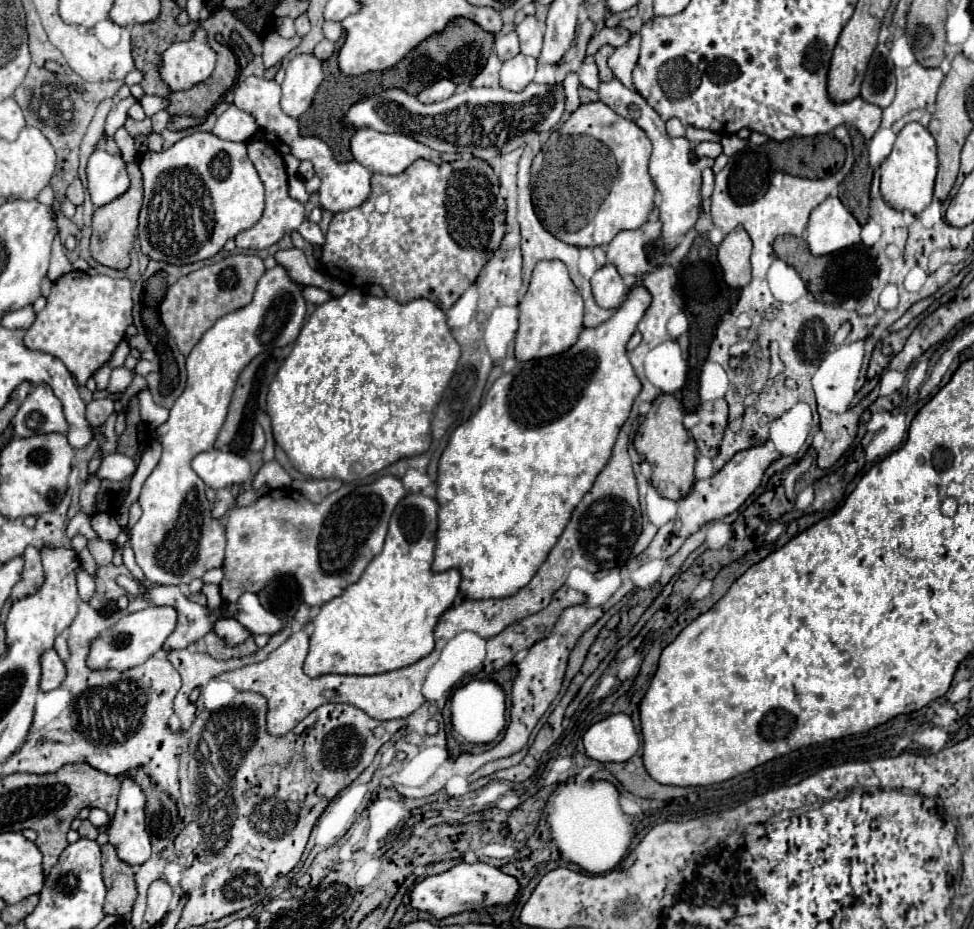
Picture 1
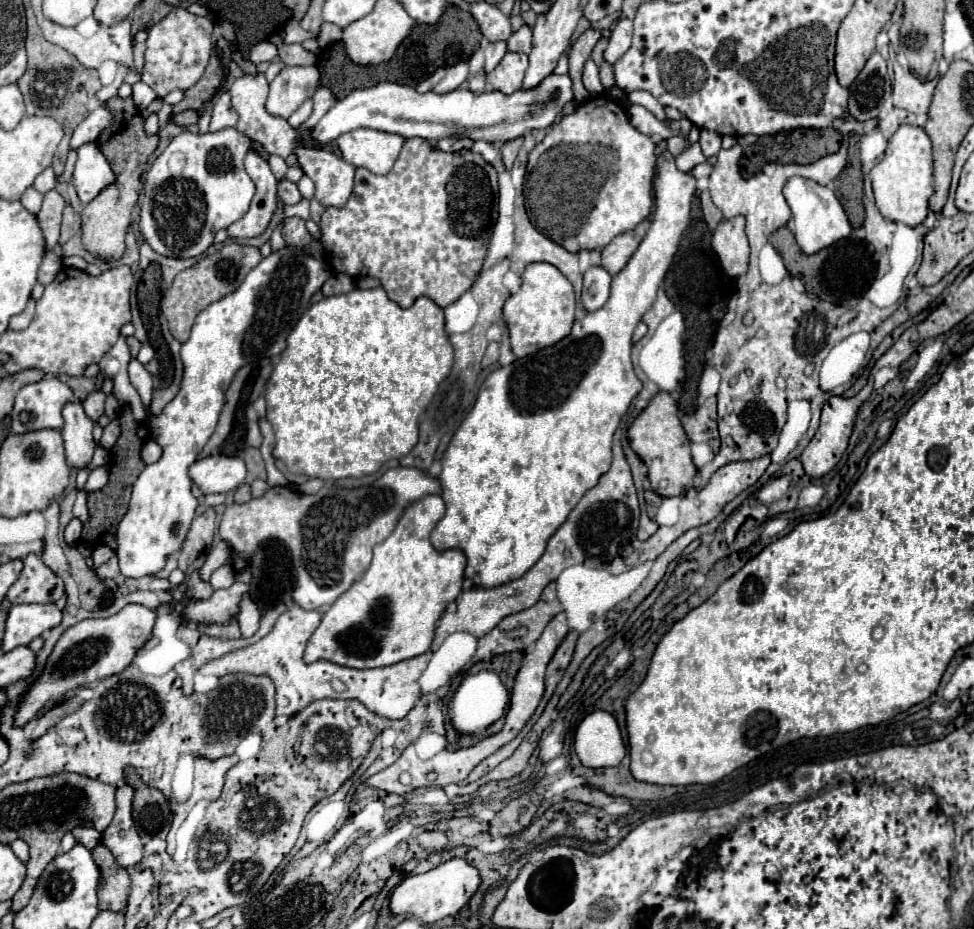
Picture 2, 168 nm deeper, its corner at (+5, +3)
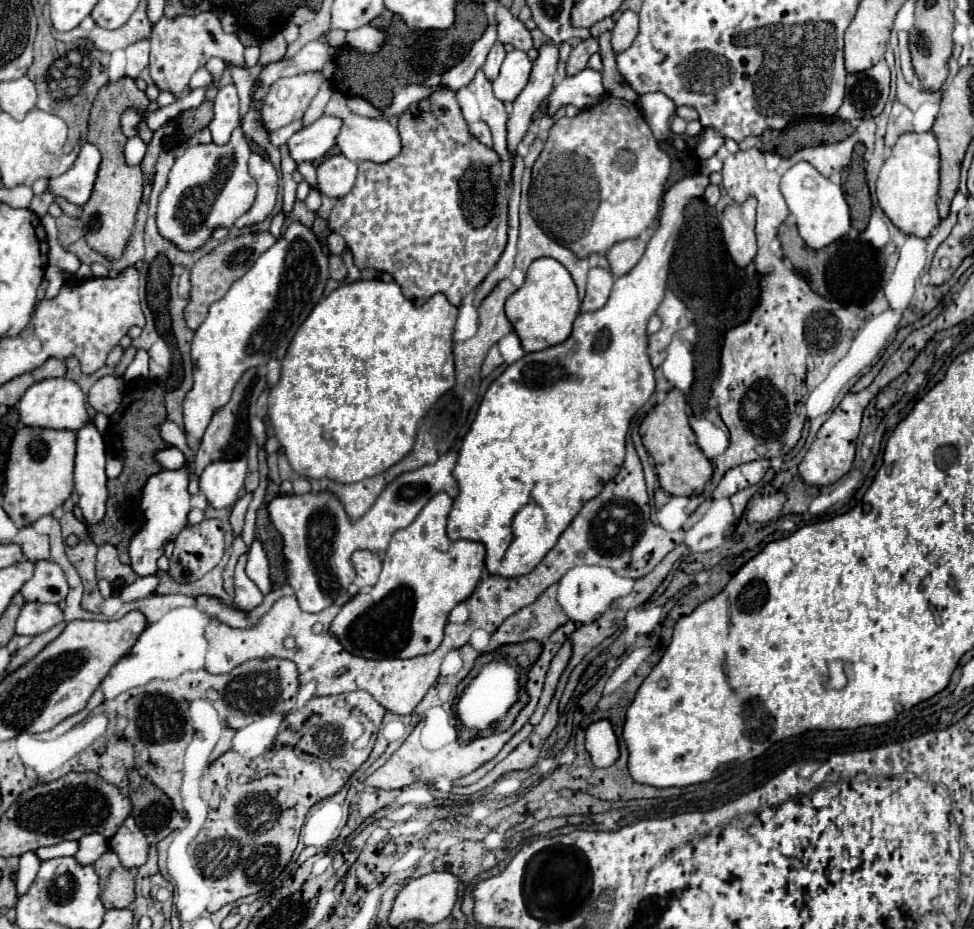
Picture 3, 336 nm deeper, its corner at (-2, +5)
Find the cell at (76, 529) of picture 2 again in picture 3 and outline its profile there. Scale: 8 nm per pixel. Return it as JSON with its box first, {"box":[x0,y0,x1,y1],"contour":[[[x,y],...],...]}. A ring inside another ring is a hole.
{"box":[75,424,107,526],"contour":[[[93,424],[77,430],[77,458],[75,458],[75,492],[79,494],[79,508],[89,526],[97,524],[105,514],[107,476],[105,476],[105,442]]]}

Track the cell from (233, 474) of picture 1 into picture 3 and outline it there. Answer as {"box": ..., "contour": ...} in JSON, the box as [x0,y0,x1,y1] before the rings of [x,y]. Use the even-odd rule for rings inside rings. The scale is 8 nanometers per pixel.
{"box":[199,458,247,508],"contour":[[[239,458],[239,460],[219,460],[219,462],[213,462],[209,464],[201,478],[199,478],[199,488],[201,492],[205,494],[207,502],[213,506],[213,508],[229,508],[237,502],[239,498],[239,492],[243,490],[243,480],[245,480],[245,474],[247,474],[247,458]]]}

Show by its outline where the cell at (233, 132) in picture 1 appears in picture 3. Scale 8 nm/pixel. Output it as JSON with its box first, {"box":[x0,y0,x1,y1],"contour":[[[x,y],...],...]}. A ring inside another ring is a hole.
{"box":[209,84,239,144],"contour":[[[235,84],[221,86],[215,96],[215,118],[209,124],[213,144],[227,144],[231,132],[239,126],[239,96]]]}

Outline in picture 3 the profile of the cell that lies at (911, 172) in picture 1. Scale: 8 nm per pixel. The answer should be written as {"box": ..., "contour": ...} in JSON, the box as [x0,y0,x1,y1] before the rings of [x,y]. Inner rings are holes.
{"box":[877,134,939,238],"contour":[[[903,134],[891,150],[891,156],[885,160],[877,184],[877,200],[881,210],[889,220],[905,234],[917,238],[929,238],[931,230],[939,224],[937,198],[939,198],[939,149],[935,134]]]}

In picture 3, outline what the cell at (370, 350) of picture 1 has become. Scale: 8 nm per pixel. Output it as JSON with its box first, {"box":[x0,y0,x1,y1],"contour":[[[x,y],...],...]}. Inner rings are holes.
{"box":[269,280,457,484],"contour":[[[357,280],[353,284],[341,284],[329,296],[325,296],[307,316],[307,320],[295,332],[287,354],[281,360],[281,378],[269,392],[269,420],[279,438],[281,446],[285,448],[285,456],[291,468],[303,478],[329,478],[333,482],[351,484],[363,478],[371,478],[375,474],[385,472],[401,458],[405,458],[415,442],[417,436],[417,422],[427,414],[427,410],[455,386],[455,366],[453,366],[453,326],[457,320],[457,306],[449,304],[443,294],[431,296],[423,306],[413,306],[409,302],[397,282],[383,282],[383,280]]]}

